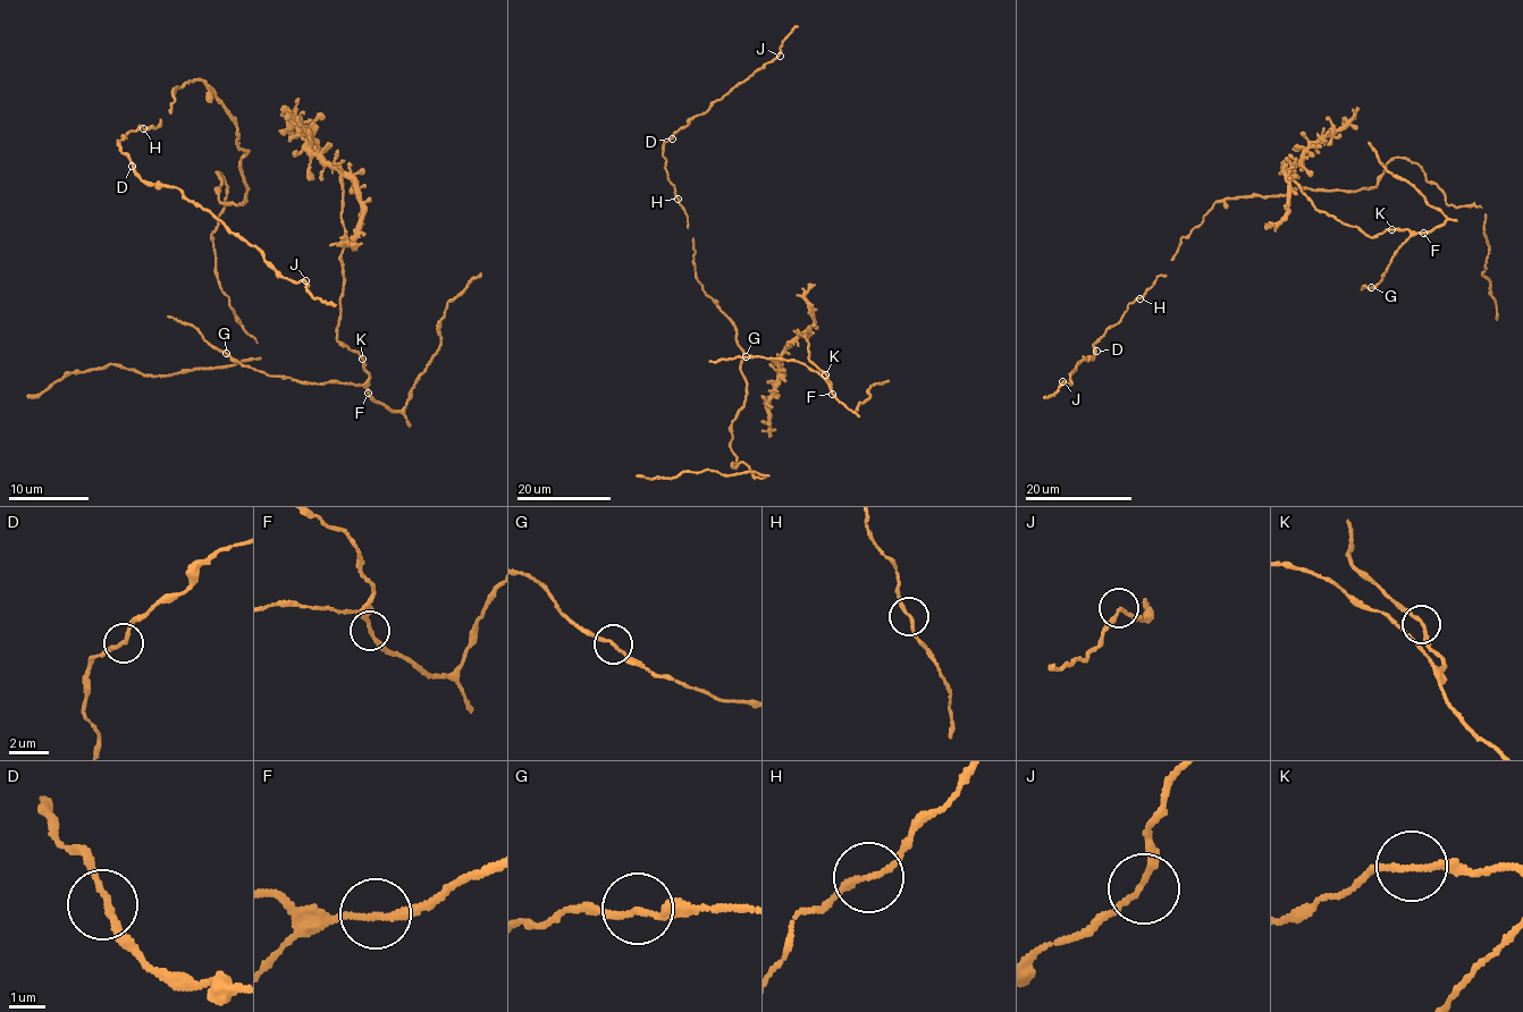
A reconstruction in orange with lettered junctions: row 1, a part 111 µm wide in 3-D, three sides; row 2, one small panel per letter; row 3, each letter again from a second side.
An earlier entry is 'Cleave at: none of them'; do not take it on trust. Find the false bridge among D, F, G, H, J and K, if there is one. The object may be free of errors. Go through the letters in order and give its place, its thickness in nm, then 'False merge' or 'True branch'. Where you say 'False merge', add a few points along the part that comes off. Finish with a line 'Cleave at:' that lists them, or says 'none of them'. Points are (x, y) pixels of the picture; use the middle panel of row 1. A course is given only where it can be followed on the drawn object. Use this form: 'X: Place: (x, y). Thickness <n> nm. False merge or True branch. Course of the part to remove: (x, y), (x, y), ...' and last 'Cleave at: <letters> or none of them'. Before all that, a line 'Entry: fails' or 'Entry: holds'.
Entry: holds
D: Place: (672, 138). Thickness 160 nm. True branch
F: Place: (832, 394). Thickness 160 nm. True branch
G: Place: (746, 356). Thickness 160 nm. True branch
H: Place: (678, 199). Thickness 160 nm. True branch
J: Place: (780, 56). Thickness 160 nm. True branch
K: Place: (825, 374). Thickness 160 nm. True branch
Cleave at: none of them

